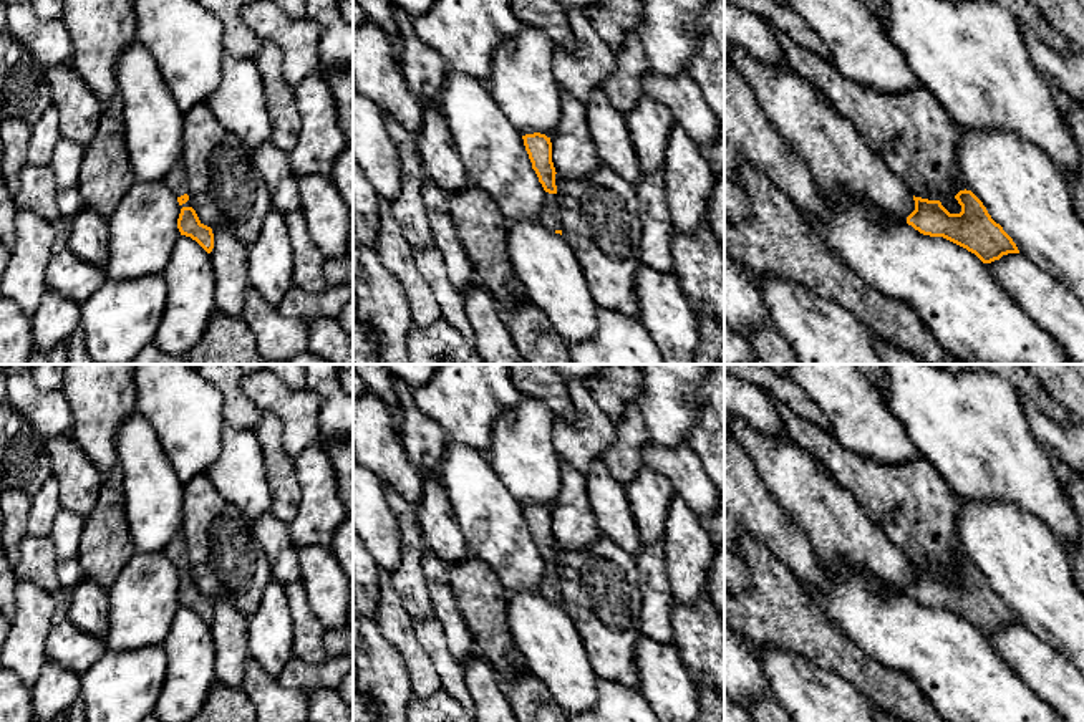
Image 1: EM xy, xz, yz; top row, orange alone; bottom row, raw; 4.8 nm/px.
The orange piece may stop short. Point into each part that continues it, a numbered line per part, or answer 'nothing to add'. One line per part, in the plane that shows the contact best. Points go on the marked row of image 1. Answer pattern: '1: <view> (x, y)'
1: yz (950, 202)

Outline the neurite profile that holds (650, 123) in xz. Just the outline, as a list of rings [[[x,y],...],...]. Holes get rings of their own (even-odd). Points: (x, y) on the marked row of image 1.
[[[643,94],[625,119],[641,171],[663,172],[670,134],[676,124],[670,109]]]

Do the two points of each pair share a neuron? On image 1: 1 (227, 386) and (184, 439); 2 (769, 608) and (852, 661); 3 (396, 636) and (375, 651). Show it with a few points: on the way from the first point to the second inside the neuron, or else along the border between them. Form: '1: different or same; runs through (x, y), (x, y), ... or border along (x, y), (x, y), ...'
1: different; border along (208, 381), (219, 391), (222, 421), (226, 424)
2: same; runs through (789, 618), (832, 651)
3: different; border along (373, 618), (380, 633), (401, 656), (410, 674)

